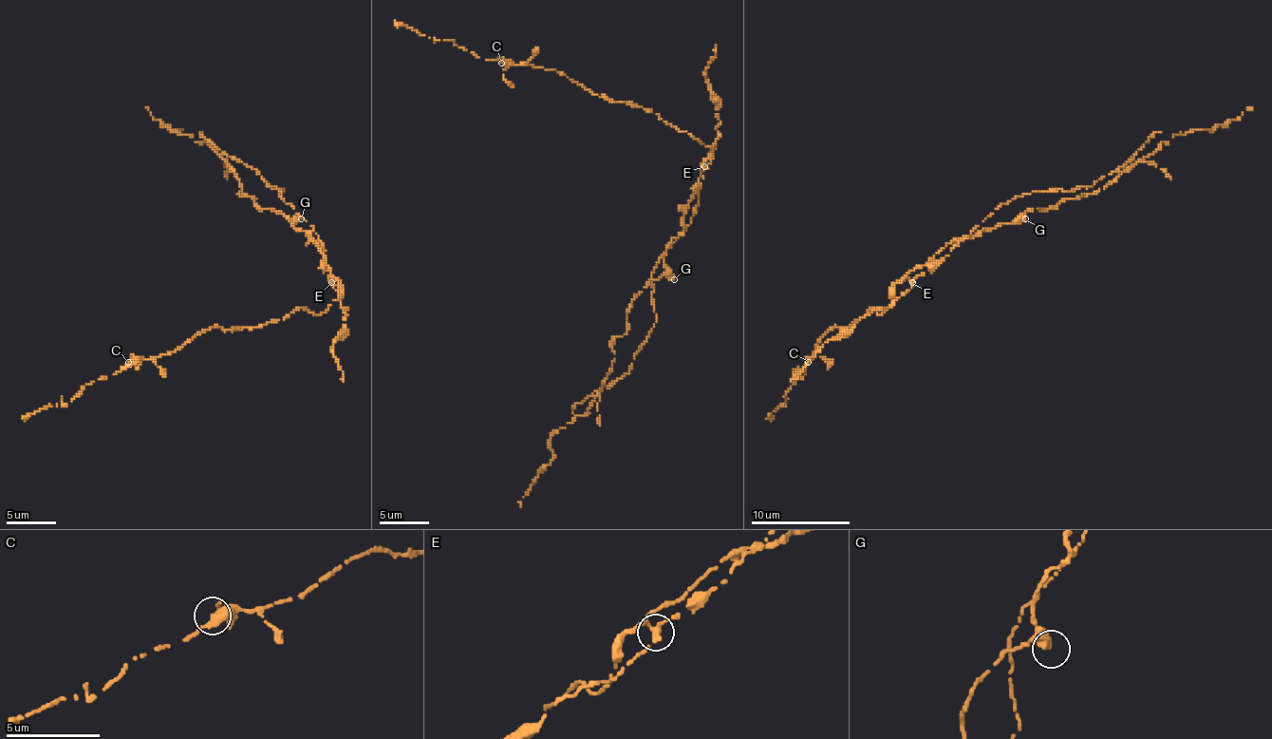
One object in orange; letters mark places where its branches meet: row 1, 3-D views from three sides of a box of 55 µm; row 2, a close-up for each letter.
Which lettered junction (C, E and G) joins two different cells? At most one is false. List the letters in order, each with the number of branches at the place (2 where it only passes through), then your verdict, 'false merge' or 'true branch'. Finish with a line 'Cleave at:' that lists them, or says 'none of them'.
C: 3 branches meet; true branch
E: 3 branches meet; false merge
G: 2 branches meet; true branch
Cleave at: E

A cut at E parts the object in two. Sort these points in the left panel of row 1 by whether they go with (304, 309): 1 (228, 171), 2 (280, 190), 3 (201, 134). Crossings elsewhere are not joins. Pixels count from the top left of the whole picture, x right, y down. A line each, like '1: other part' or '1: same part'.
1: same part
2: other part
3: other part

